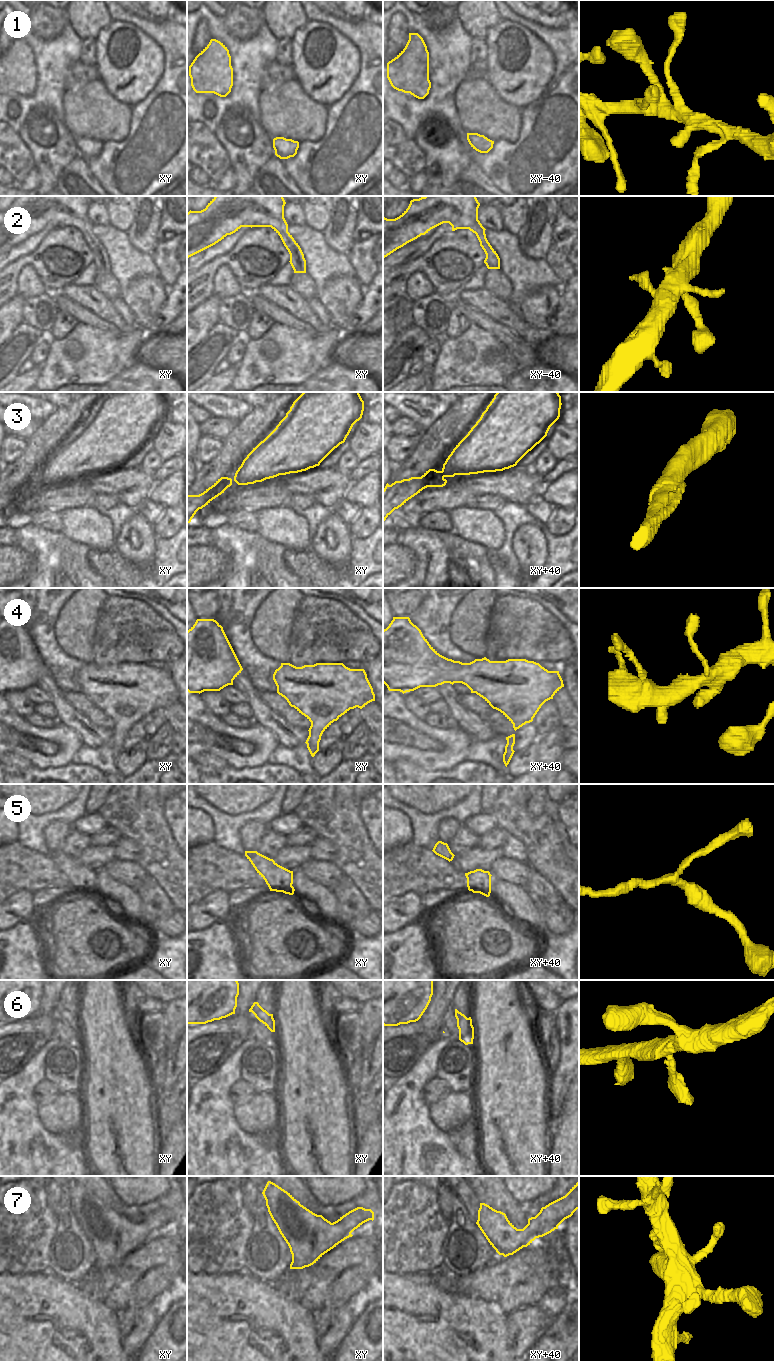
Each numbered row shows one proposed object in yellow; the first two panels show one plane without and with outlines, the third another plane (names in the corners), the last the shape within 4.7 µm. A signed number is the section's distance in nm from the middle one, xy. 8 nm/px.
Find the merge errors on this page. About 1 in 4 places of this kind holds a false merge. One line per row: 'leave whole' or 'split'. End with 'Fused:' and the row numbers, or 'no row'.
1: leave whole
2: leave whole
3: leave whole
4: leave whole
5: leave whole
6: leave whole
7: leave whole
Fused: no row

